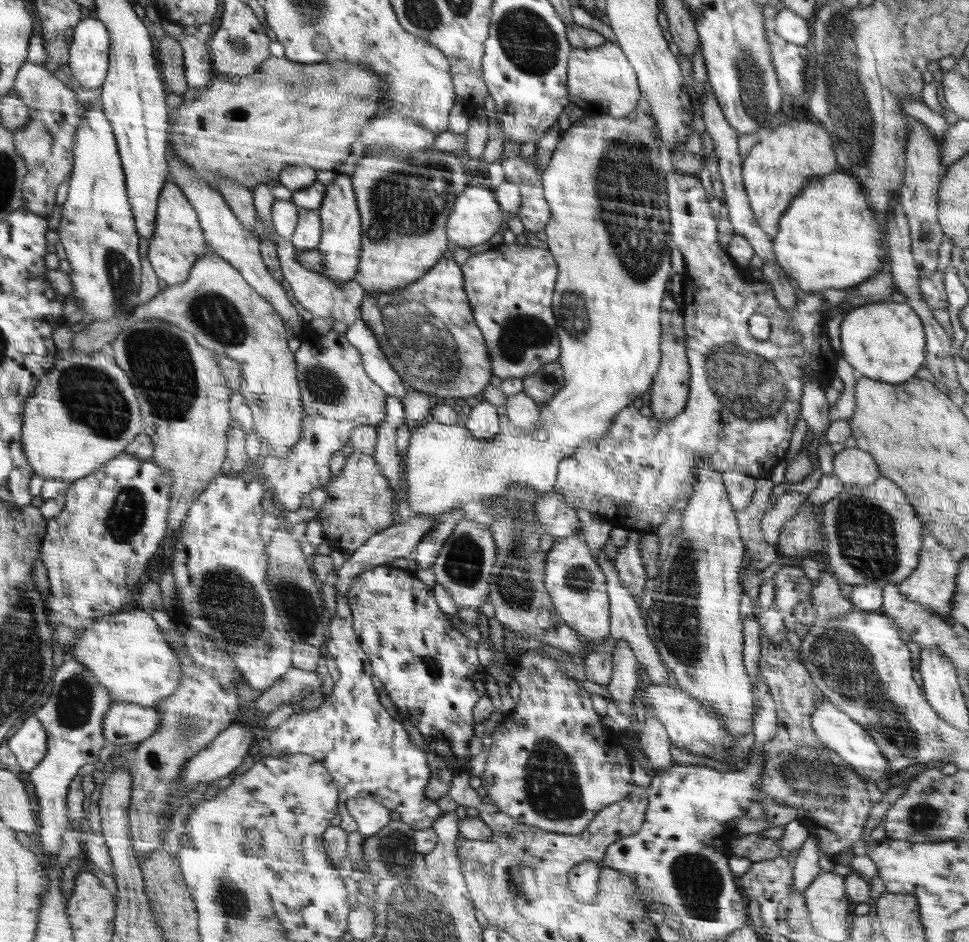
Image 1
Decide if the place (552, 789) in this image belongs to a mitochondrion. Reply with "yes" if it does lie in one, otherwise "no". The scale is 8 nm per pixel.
yes

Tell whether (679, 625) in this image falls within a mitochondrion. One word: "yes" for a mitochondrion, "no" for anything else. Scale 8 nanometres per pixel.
yes

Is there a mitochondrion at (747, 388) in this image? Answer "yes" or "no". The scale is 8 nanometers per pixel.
yes

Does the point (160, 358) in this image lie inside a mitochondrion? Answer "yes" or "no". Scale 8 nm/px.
yes

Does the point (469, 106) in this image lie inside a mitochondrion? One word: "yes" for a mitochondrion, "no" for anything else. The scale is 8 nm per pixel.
no

